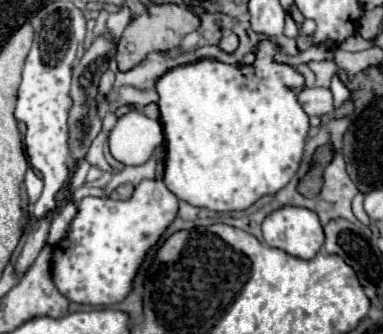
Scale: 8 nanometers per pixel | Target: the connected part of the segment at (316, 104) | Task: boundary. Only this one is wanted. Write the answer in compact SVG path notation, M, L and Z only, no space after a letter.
M303 87L297 95L299 105L309 117L319 117L325 113L333 113L333 95L323 87Z

